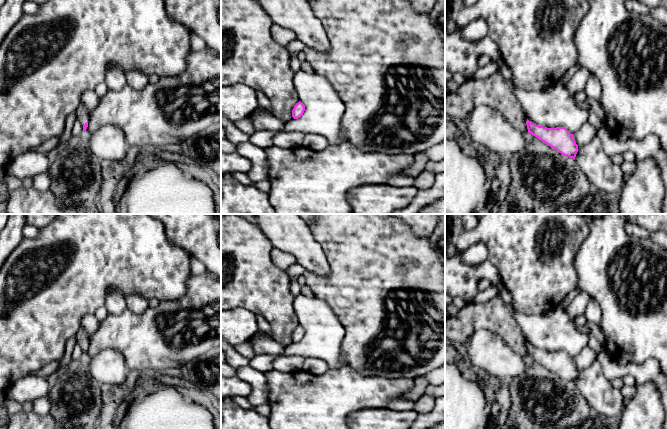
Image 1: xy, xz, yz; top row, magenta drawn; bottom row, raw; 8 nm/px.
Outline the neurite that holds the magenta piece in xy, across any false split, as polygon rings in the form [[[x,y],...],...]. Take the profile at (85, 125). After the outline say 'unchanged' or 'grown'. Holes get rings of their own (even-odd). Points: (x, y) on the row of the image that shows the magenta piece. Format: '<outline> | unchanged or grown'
[[[79,104],[76,110],[76,116],[77,116],[77,120],[83,125],[83,132],[86,132],[86,129],[88,127],[88,121],[89,121],[88,111],[84,106]]] | grown

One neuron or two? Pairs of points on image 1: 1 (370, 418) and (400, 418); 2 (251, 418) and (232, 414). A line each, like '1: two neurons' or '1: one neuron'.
1: one neuron
2: one neuron

